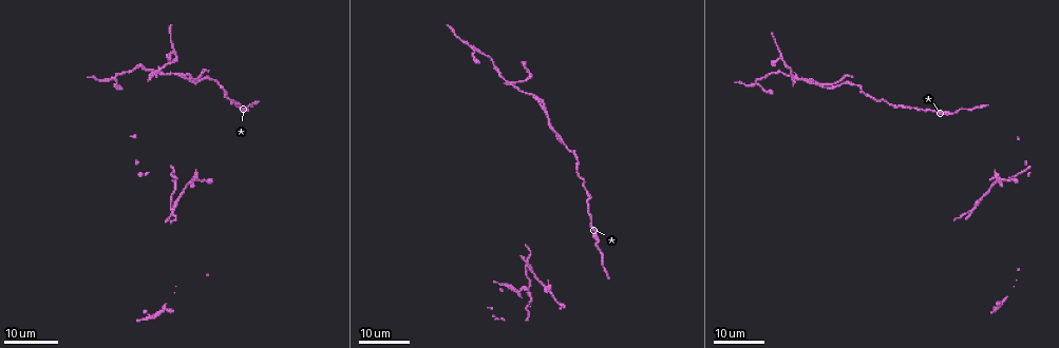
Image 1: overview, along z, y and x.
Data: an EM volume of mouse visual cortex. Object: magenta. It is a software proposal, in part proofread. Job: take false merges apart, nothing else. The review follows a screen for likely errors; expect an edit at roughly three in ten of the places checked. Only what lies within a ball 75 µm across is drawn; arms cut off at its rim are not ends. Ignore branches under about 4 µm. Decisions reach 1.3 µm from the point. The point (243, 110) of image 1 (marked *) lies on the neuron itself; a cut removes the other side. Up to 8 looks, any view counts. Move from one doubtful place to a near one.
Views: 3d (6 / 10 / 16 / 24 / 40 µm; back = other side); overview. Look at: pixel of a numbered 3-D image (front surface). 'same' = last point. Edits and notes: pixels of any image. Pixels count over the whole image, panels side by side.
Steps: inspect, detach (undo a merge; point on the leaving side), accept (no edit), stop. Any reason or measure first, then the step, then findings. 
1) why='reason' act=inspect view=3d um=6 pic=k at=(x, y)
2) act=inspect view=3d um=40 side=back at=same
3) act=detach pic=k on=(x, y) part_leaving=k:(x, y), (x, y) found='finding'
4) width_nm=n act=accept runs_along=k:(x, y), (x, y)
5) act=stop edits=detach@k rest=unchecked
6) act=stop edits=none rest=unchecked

act=inspect view=3d um=16 pic=1 at=(513, 82)

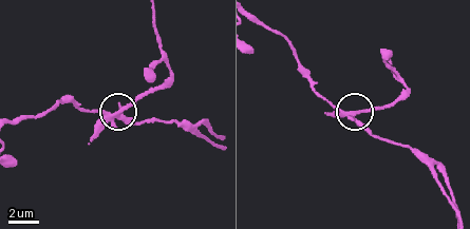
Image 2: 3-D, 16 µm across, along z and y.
act=inspect view=3d um=6 pic=2 at=(351, 111)

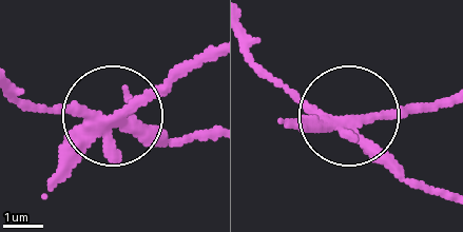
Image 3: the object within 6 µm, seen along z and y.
arms=5 act=detach pic=3 on=(59, 160) part_leaving=3:(111, 123), (208, 59) found='two neurons meet here'

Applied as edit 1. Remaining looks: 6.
act=inspect view=overview

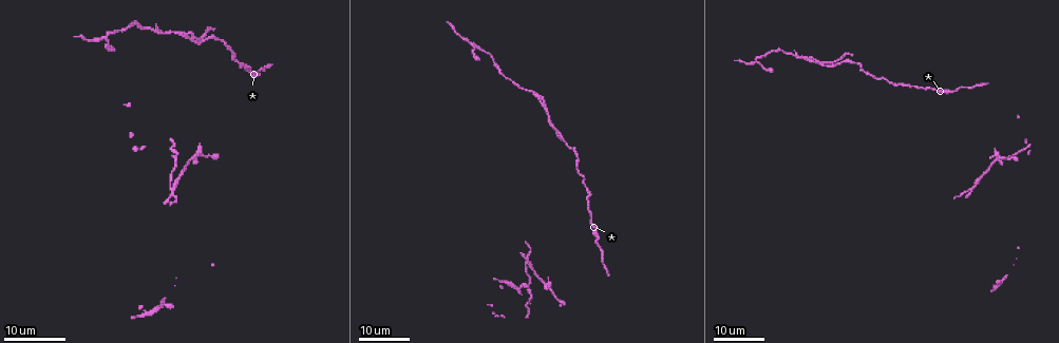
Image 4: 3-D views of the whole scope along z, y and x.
why='sudden change in width' act=inspect view=3d um=24 pic=4 at=(534, 94)

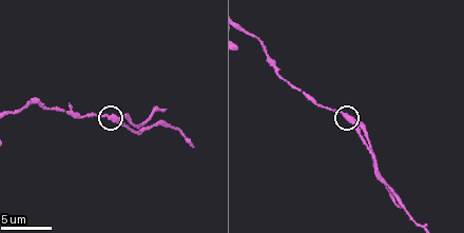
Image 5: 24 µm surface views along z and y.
act=inspect view=3d um=6 pic=5 at=(346, 114)

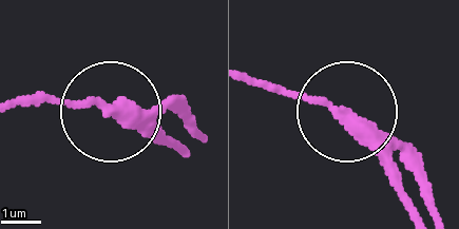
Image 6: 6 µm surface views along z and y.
width_nm=320 act=detach pic=6 on=(174, 107) part_leaving=6:(134, 119), (161, 109), (195, 132) found='two neurons meet here'

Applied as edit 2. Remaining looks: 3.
why='see it whole again' act=inspect view=overview

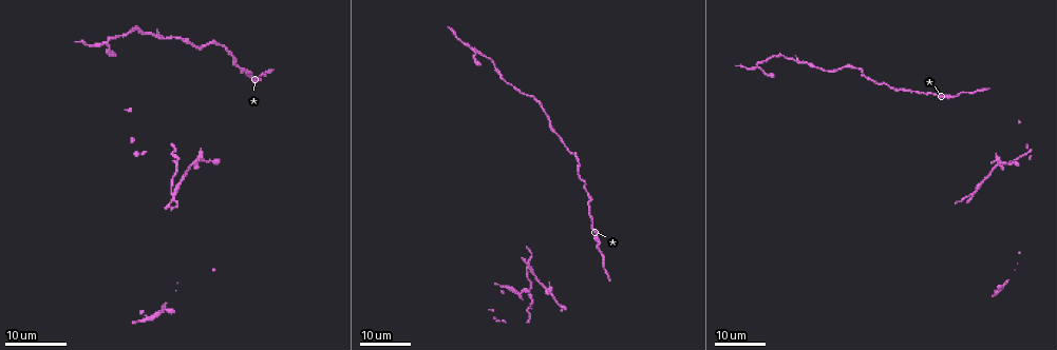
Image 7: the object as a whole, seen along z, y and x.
why='sudden change in width' act=inspect view=3d um=24 pic=7 at=(246, 69)

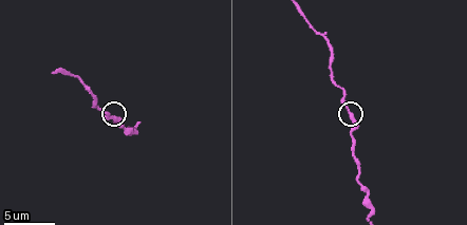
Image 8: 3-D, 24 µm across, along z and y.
act=inspect view=3d um=10 pic=8 at=(348, 110)

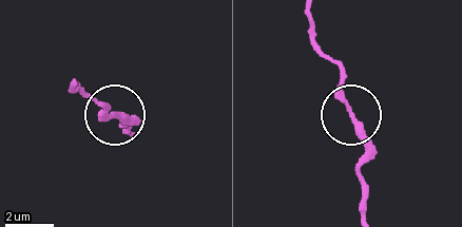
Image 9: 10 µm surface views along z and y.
act=accept runs_along=9:(366, 211), (361, 175), (366, 138), (350, 114), (332, 62) found='continuous, no second neuron'

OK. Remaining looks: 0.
act=stop edits=detach@3,detach@6 rest=unchecked

